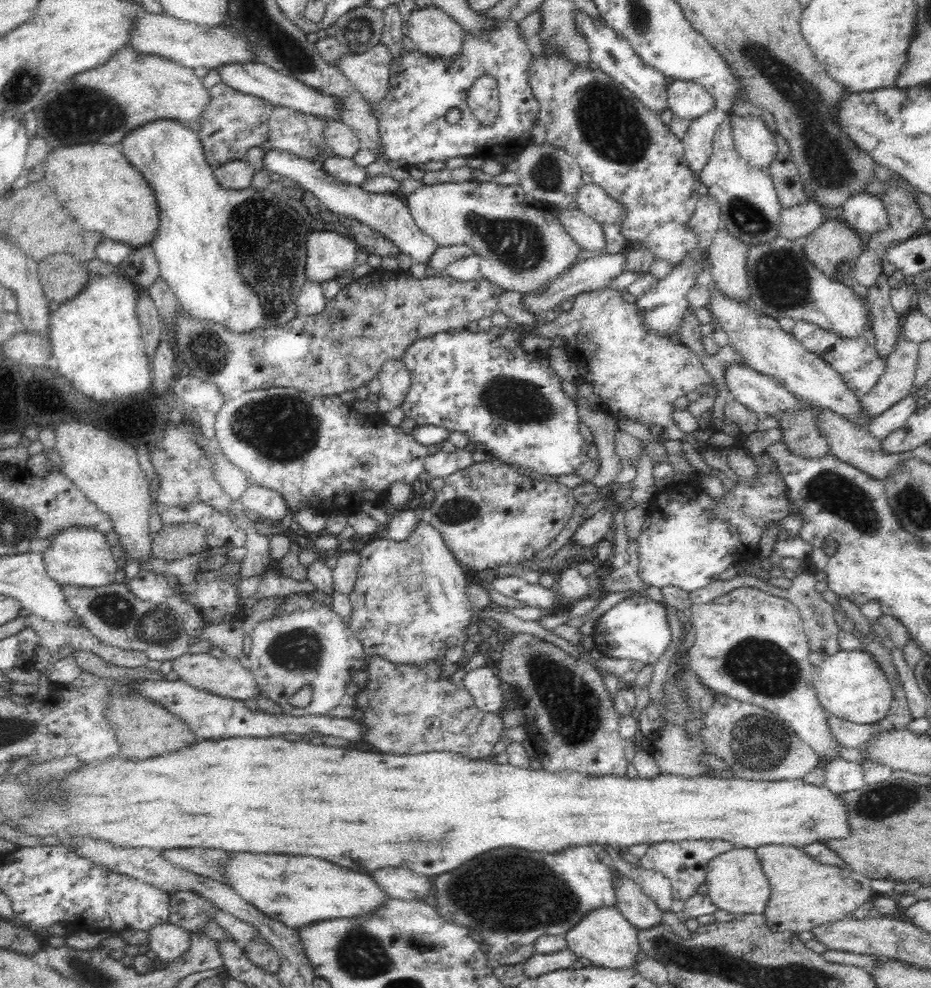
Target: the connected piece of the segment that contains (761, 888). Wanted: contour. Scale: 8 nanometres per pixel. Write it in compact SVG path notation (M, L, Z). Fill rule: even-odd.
M736 848L712 858L706 866L705 883L708 886L708 896L717 909L732 912L732 914L763 914L771 888L762 864L756 856L755 849Z

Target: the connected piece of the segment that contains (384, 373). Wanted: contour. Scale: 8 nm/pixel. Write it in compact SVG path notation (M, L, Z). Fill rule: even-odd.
M403 359L386 360L377 378L381 382L383 398L388 399L392 407L399 407L405 400L411 384L410 371Z

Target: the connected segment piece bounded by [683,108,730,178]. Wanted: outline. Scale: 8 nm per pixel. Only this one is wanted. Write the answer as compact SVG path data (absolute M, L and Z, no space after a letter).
M715 108L691 122L683 138L684 158L690 165L690 171L696 177L700 178L705 170L706 162L713 154L713 141L718 126L729 118L730 113Z

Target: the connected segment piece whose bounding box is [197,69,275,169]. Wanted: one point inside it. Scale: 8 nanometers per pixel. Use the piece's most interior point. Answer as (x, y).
(234, 122)

